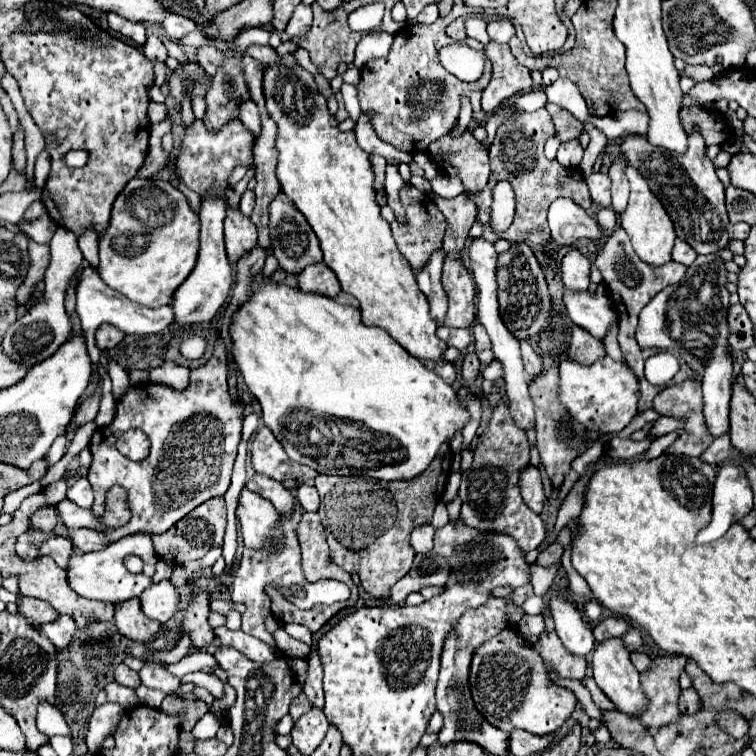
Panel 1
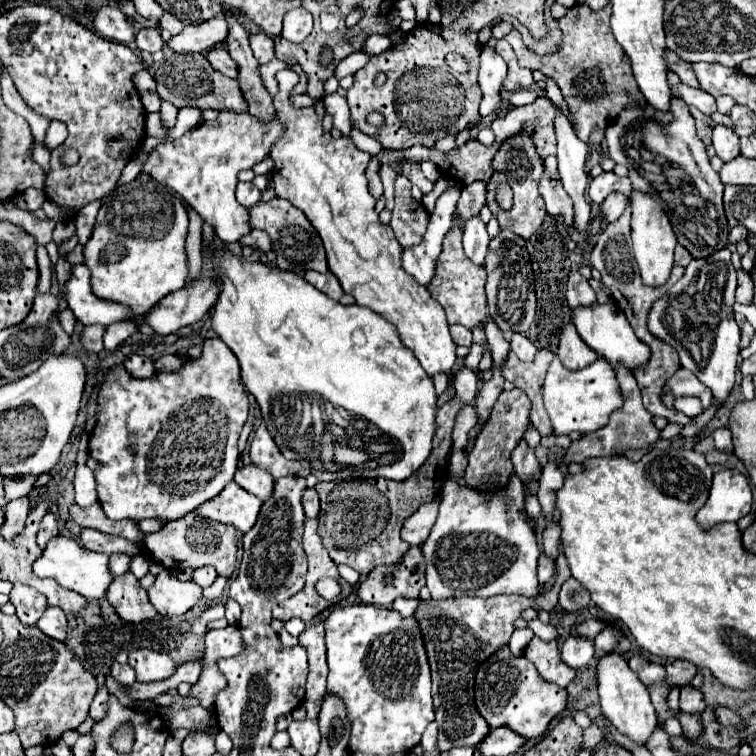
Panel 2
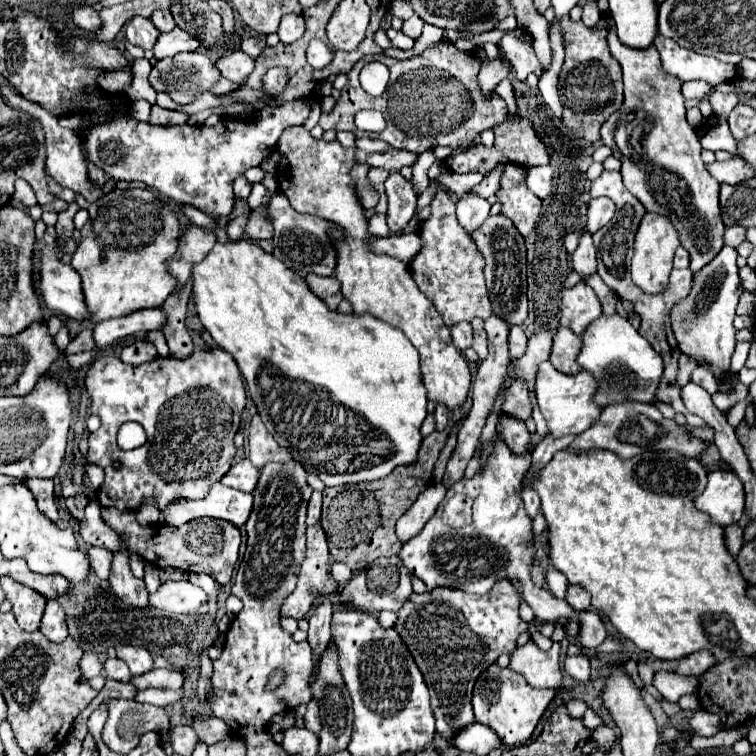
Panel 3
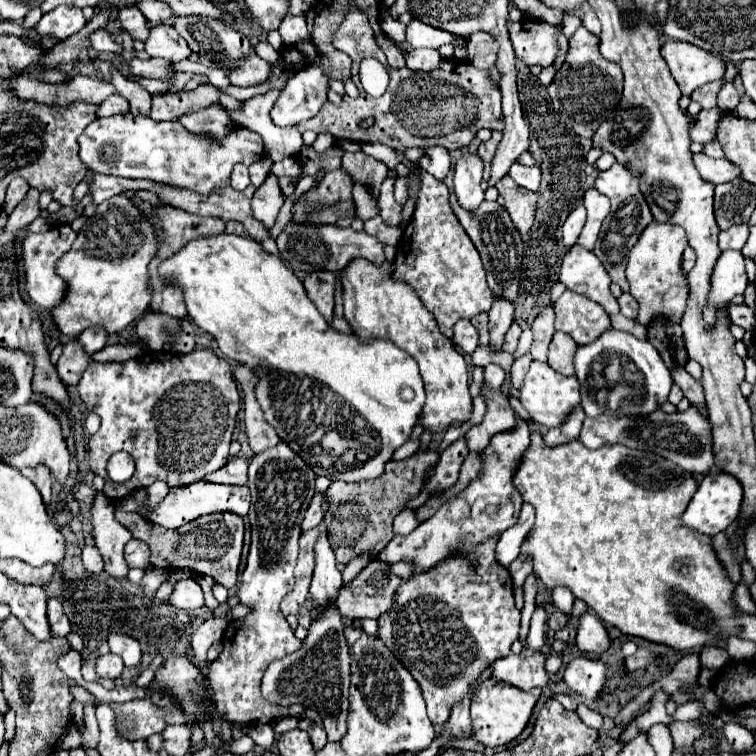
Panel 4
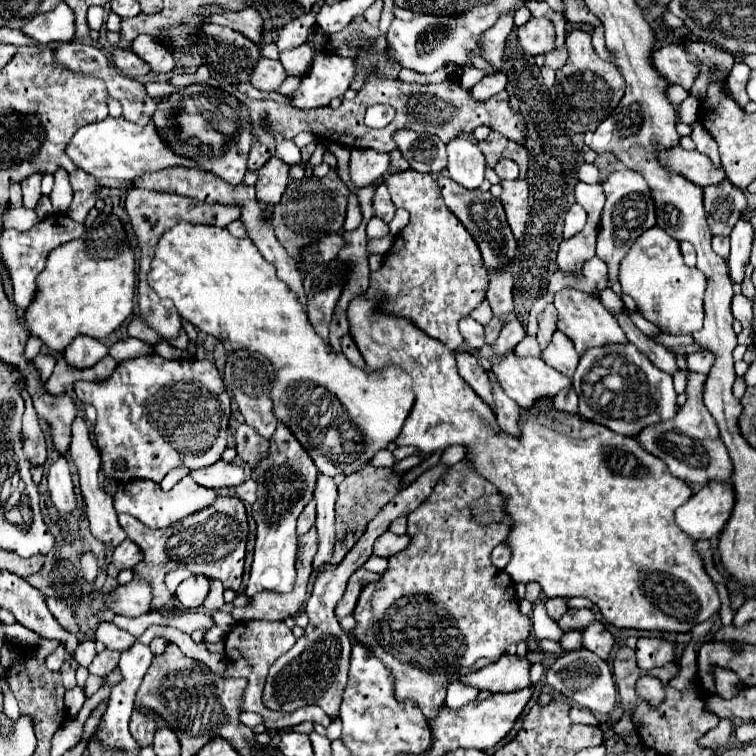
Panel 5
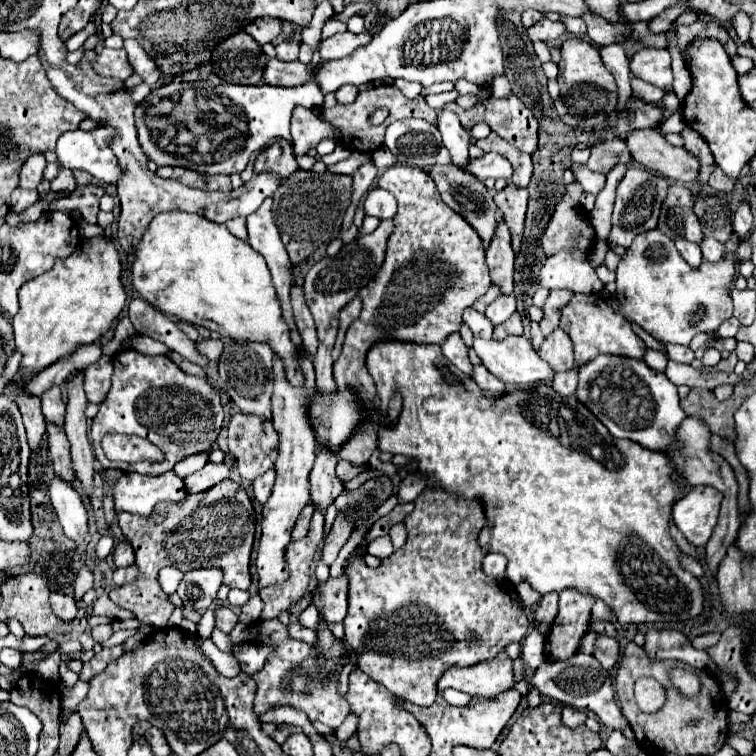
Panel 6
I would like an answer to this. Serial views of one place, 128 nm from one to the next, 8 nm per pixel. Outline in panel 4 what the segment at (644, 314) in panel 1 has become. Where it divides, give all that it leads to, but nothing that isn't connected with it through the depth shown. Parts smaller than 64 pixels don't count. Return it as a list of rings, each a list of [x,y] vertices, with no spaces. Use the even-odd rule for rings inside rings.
[[[724,250],[718,258],[708,292],[708,302],[702,308],[704,328],[712,330],[718,322],[718,310],[726,310],[732,304],[732,298],[744,294],[748,286],[748,276],[744,270],[744,256],[740,250]]]

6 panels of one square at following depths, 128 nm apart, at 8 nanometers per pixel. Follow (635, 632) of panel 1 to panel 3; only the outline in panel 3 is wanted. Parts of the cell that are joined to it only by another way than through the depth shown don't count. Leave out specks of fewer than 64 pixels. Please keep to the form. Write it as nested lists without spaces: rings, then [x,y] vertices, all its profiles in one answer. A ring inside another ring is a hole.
[[[500,442],[488,468],[484,468],[474,478],[462,478],[452,484],[438,508],[438,512],[428,520],[424,530],[402,544],[400,558],[416,576],[422,576],[422,582],[430,591],[432,588],[456,588],[462,592],[486,594],[500,580],[518,582],[524,594],[526,604],[534,610],[538,622],[556,622],[558,618],[572,618],[580,622],[578,642],[584,648],[596,650],[606,634],[604,622],[594,610],[574,612],[566,600],[556,598],[548,590],[536,586],[530,578],[534,562],[534,534],[532,520],[524,510],[520,492],[524,474],[530,470],[532,456],[516,456],[510,448]]]

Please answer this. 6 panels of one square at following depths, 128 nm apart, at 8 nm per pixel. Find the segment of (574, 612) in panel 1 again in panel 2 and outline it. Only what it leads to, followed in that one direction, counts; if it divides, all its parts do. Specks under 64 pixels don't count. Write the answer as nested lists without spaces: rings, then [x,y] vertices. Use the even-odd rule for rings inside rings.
[[[570,634],[570,636],[564,640],[560,654],[562,654],[562,660],[564,660],[568,666],[580,670],[582,666],[588,666],[588,662],[590,662],[592,656],[594,656],[594,642],[588,640],[588,638]]]

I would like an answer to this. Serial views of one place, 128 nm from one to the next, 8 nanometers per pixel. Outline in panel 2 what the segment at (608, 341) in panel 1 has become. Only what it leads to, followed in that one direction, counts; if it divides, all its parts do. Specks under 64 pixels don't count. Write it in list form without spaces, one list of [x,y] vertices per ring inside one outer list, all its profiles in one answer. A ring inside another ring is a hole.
[[[616,364],[616,378],[620,382],[620,388],[622,388],[622,396],[624,396],[624,406],[620,412],[614,412],[612,414],[612,420],[596,430],[596,432],[590,432],[586,434],[582,440],[578,442],[572,442],[572,446],[568,448],[568,456],[564,460],[564,464],[570,464],[570,462],[584,462],[586,458],[600,458],[600,456],[612,456],[612,454],[622,454],[626,450],[644,450],[648,448],[650,444],[654,444],[658,438],[660,438],[660,430],[652,424],[652,416],[650,412],[644,410],[642,406],[642,396],[640,396],[640,390],[636,386],[636,378],[634,374],[624,368],[622,364]]]

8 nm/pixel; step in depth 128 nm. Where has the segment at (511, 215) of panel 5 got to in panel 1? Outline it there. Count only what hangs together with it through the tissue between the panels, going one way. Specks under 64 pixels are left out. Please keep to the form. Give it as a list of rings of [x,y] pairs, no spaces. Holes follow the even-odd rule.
[[[540,108],[536,112],[520,112],[514,118],[506,120],[504,124],[498,126],[496,130],[496,138],[490,146],[490,180],[488,186],[482,192],[472,192],[472,202],[478,208],[478,220],[484,224],[484,234],[482,238],[486,238],[488,242],[496,242],[498,238],[504,238],[508,242],[528,242],[528,244],[540,244],[546,246],[550,244],[550,230],[548,230],[548,222],[546,222],[546,212],[548,206],[556,200],[556,198],[570,198],[574,200],[578,206],[582,206],[584,210],[588,210],[592,206],[592,198],[588,194],[588,186],[584,182],[584,174],[578,170],[570,170],[564,168],[562,164],[558,164],[556,160],[548,160],[544,156],[544,142],[546,138],[554,136],[554,130],[542,132],[542,126],[554,126],[550,114],[546,108]],[[506,180],[512,184],[514,194],[516,194],[516,216],[514,216],[514,224],[502,232],[502,234],[494,234],[490,230],[490,206],[492,206],[492,190],[496,186],[496,182]]]

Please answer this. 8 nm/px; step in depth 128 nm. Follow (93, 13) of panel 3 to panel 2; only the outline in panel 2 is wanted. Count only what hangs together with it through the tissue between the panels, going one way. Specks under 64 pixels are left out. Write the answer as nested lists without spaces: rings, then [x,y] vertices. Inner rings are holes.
[[[102,6],[98,10],[98,14],[94,18],[94,28],[104,38],[116,40],[122,44],[134,42],[134,36],[136,36],[134,22],[130,22],[130,18],[114,6]]]

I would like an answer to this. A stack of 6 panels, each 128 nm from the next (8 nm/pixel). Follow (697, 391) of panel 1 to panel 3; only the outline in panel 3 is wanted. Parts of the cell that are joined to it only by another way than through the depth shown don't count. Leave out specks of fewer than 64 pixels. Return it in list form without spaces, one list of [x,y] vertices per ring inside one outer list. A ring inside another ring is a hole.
[[[694,368],[694,372],[690,374],[690,382],[702,386],[710,394],[718,392],[718,384],[716,384],[716,380],[712,380],[712,374],[706,368]]]

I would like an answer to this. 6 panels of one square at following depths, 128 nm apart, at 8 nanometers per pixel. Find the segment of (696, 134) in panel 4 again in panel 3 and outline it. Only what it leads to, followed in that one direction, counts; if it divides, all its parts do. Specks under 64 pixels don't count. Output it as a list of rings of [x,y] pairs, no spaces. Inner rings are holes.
[[[716,118],[712,122],[712,130],[708,134],[704,134],[700,138],[700,142],[702,142],[702,148],[706,148],[706,150],[712,150],[712,152],[728,150],[732,156],[738,156],[736,154],[738,152],[738,144],[732,138],[730,130],[728,130],[728,122],[722,120],[722,118]]]

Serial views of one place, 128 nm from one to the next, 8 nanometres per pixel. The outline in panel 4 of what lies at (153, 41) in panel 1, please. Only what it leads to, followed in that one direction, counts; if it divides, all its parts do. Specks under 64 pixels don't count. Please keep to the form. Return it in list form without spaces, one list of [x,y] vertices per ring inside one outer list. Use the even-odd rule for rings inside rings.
[[[122,6],[118,10],[118,20],[120,20],[120,26],[132,36],[132,40],[140,40],[140,42],[148,40],[150,28],[144,20],[144,14],[136,6]]]

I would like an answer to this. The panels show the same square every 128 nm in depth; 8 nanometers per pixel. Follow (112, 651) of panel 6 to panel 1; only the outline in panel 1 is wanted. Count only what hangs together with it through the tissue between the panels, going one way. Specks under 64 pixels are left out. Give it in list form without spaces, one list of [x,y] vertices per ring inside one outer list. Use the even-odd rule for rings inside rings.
[[[120,664],[120,666],[116,668],[114,678],[116,678],[118,684],[122,684],[122,686],[126,686],[126,688],[138,688],[138,686],[140,686],[140,676],[138,676],[134,670],[130,670],[126,664]]]

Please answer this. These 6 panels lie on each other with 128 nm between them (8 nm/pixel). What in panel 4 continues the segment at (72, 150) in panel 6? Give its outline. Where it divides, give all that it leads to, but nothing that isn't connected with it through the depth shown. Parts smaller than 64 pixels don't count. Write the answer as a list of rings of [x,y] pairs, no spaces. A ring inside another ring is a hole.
[[[116,114],[110,118],[92,120],[80,134],[78,144],[80,160],[92,172],[152,180],[156,184],[186,188],[202,196],[210,196],[214,188],[222,190],[230,186],[234,164],[250,166],[252,162],[262,160],[264,152],[260,134],[242,126],[236,126],[226,138],[214,140],[206,134],[188,132],[180,122],[156,122],[148,116],[132,114]]]

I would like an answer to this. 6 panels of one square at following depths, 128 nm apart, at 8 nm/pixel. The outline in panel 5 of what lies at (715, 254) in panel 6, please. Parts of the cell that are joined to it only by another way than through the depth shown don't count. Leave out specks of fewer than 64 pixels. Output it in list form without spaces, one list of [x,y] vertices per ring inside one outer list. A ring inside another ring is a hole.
[[[714,236],[712,248],[714,248],[714,252],[716,252],[718,256],[726,258],[726,256],[730,254],[730,238],[728,238],[728,236]]]

